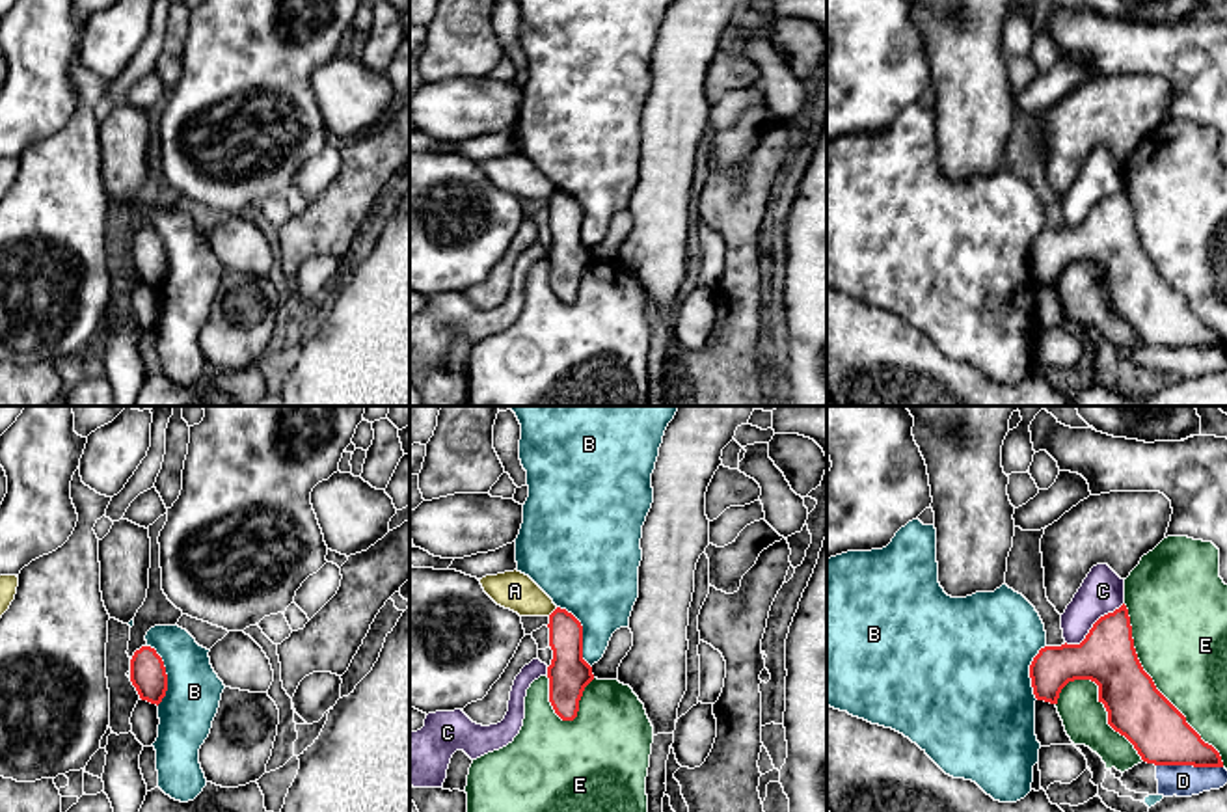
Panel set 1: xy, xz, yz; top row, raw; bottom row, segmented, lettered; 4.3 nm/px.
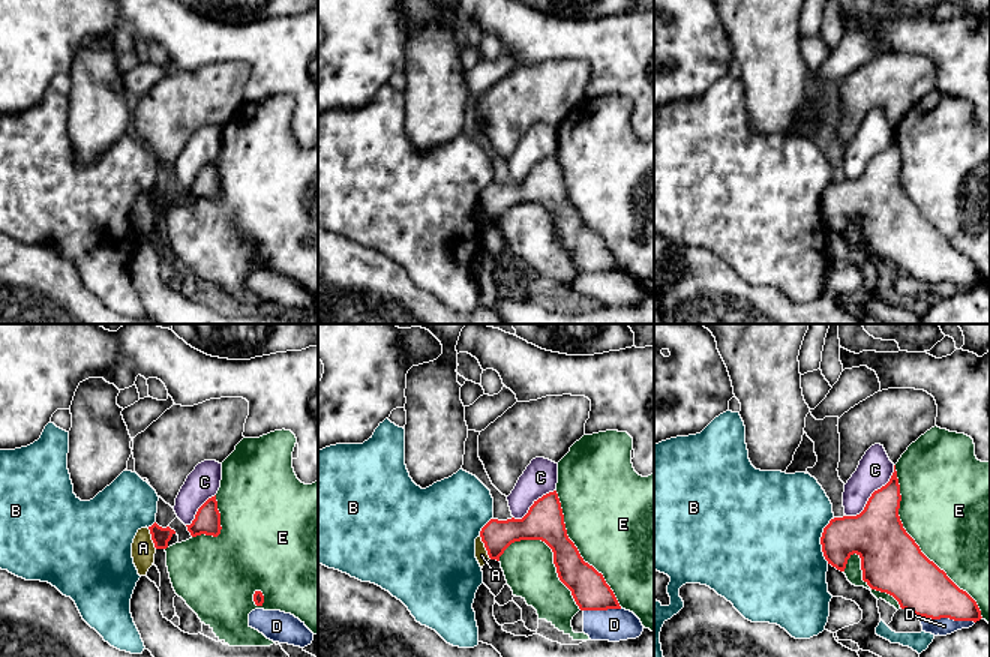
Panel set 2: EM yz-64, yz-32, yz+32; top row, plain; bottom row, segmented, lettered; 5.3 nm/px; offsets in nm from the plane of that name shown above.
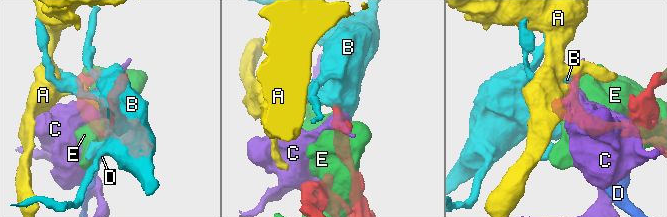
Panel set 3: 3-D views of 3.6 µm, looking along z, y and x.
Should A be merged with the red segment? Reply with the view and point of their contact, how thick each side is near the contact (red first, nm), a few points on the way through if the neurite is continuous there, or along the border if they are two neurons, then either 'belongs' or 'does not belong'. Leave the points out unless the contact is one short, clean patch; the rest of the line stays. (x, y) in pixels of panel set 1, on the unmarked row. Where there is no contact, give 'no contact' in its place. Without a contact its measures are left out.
meets red in xz at (553, 194); 150 nm thick on the red side, 170 nm on the other; border along xz (557, 190), (548, 198); does not belong

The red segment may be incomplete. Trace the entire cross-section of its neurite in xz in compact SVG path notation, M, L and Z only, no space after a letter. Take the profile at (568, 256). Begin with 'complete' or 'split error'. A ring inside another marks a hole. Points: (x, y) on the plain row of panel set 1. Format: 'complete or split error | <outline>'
complete | M566 192L549 197L549 229L553 233L549 285L562 304L573 304L585 270L594 263L592 250L583 242L583 209Z

